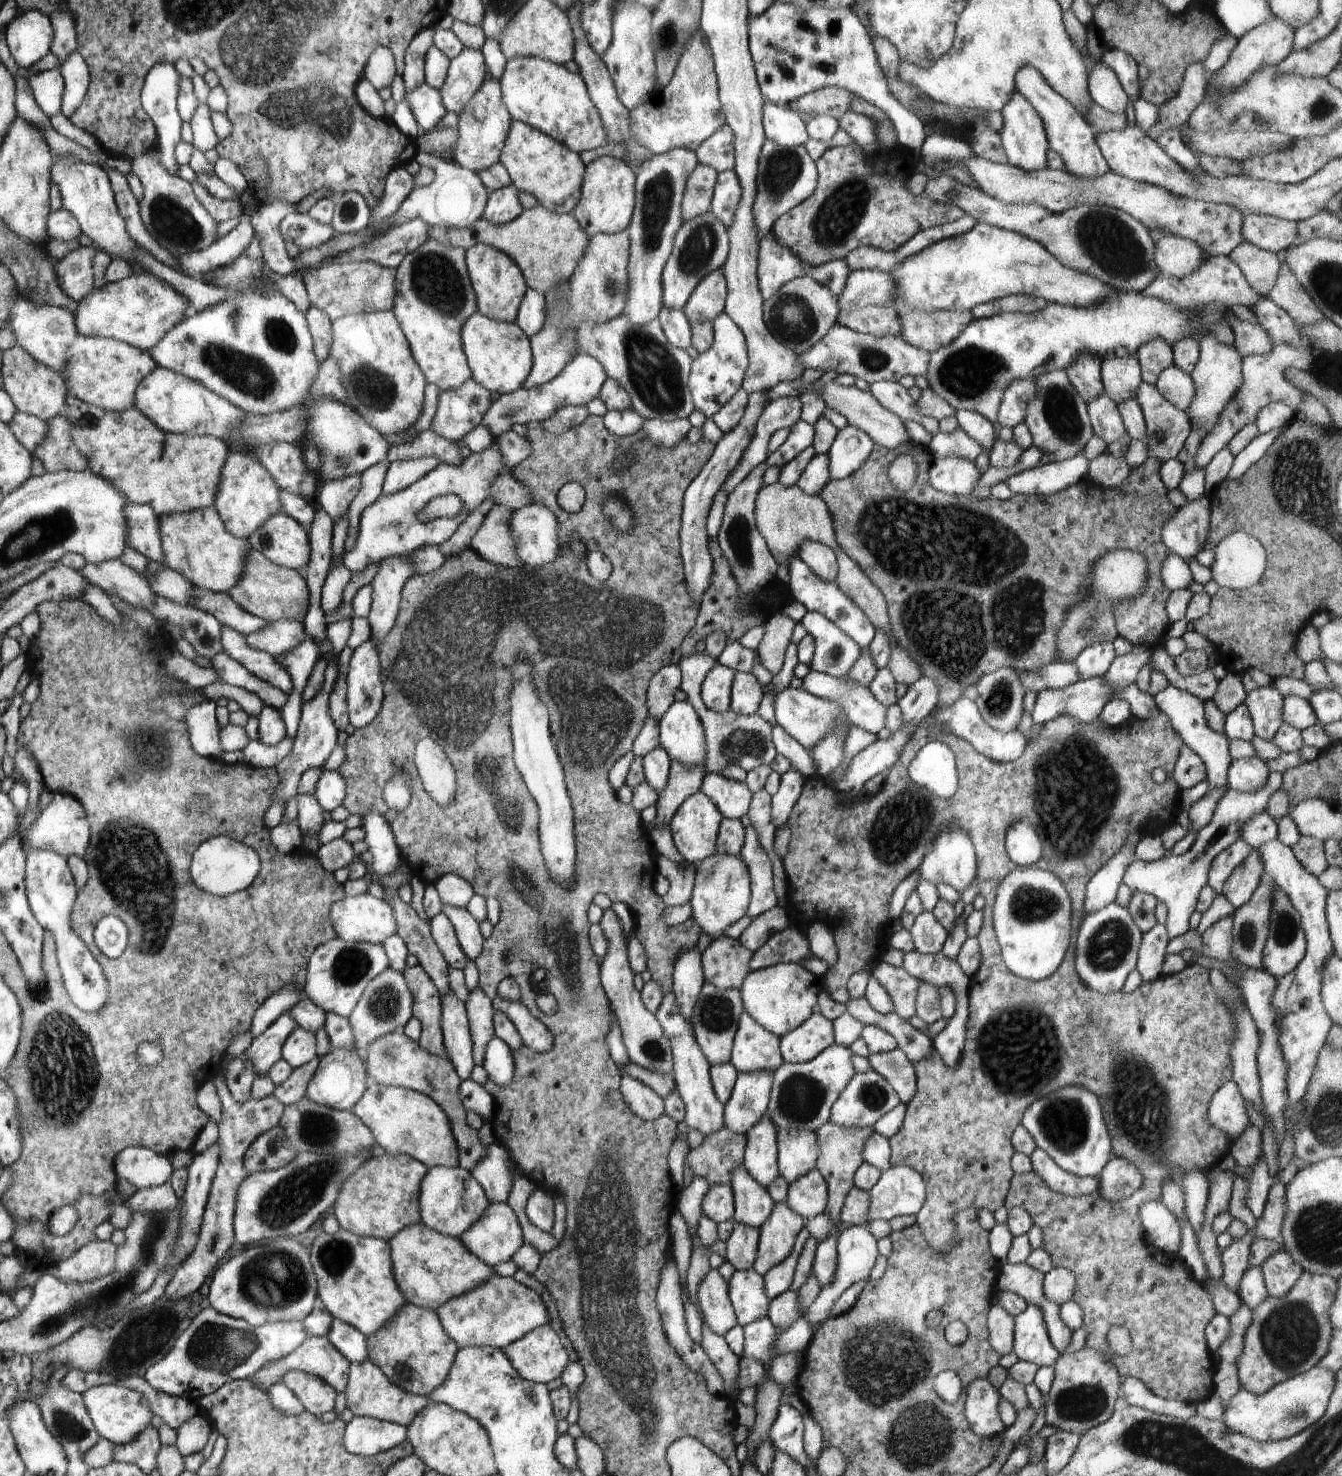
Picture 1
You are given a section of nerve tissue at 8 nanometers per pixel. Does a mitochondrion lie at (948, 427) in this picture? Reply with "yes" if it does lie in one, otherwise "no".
no

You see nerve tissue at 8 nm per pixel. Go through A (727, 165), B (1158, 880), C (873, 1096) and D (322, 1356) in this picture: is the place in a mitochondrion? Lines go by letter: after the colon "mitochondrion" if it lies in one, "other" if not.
A: other
B: other
C: mitochondrion
D: other

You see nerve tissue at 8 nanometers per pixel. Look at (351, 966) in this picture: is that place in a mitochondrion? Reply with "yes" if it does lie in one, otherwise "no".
yes

